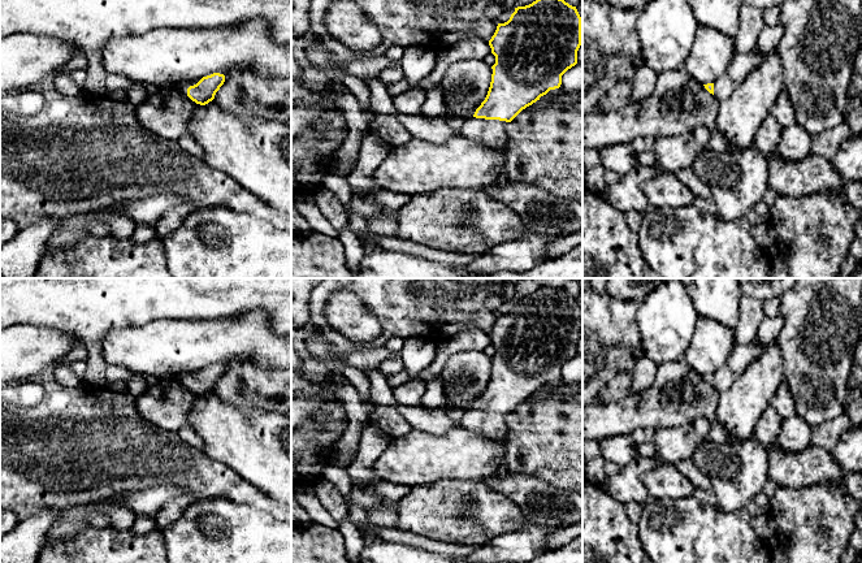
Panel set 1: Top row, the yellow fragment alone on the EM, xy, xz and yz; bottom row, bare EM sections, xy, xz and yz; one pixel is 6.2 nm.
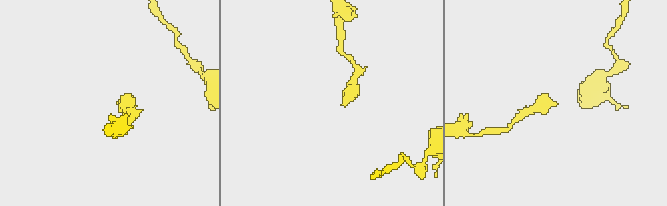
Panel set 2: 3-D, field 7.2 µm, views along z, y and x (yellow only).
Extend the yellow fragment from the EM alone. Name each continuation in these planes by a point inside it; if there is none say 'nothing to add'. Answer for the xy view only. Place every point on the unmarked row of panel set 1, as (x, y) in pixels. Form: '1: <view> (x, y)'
1: xy (183, 377)

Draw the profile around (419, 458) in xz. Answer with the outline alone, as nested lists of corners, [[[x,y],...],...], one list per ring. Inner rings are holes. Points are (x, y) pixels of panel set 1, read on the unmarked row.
[[[459,423],[442,436],[412,429],[391,441],[373,471],[397,485],[426,485],[439,480],[478,480],[497,475],[507,442],[491,441]]]

